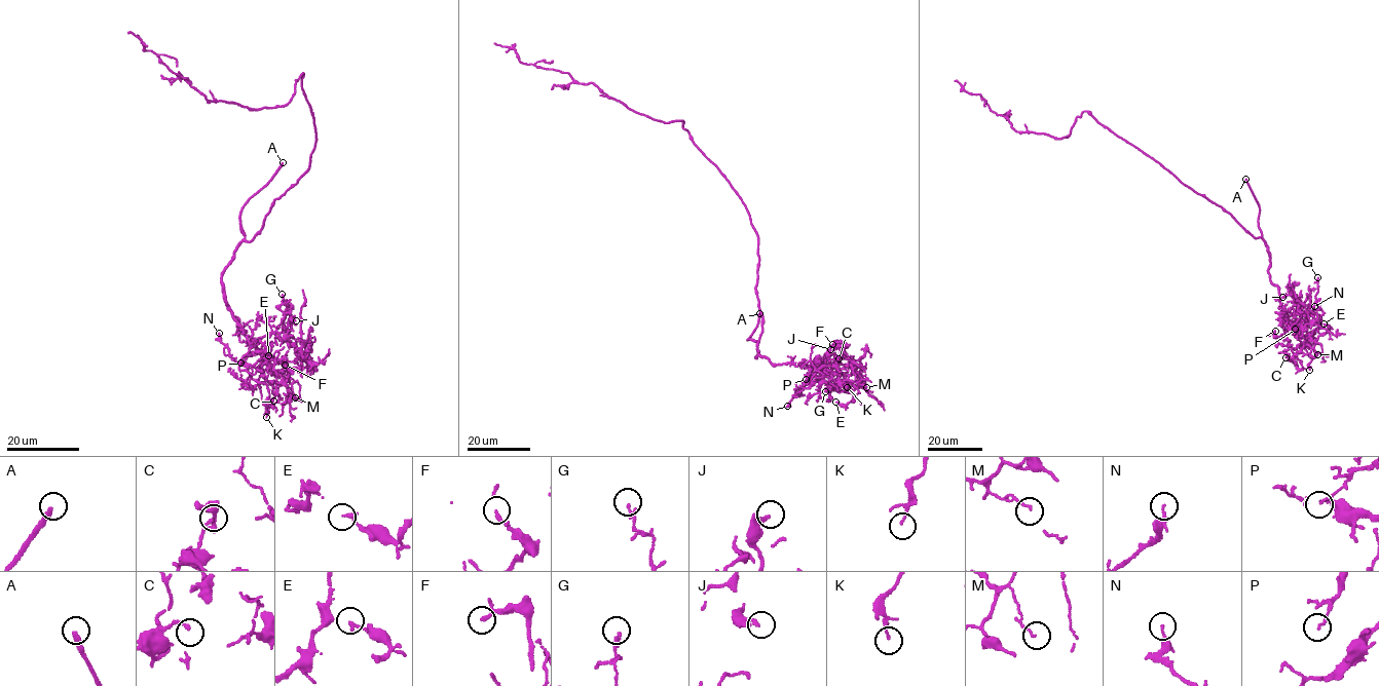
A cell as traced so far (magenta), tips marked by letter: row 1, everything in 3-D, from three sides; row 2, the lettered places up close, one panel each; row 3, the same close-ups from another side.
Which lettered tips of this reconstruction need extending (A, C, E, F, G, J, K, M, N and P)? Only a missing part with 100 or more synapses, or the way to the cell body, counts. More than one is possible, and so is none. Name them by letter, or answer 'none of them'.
A

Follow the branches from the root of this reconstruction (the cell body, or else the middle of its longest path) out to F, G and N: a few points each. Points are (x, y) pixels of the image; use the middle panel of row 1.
F: (754, 230), (763, 319), (756, 358), (802, 361), (820, 376), (841, 355), (841, 344), (832, 344)
G: (754, 230), (763, 319), (756, 358), (802, 361), (816, 376), (841, 374), (852, 392), (825, 391)
N: (754, 230), (755, 289), (763, 319), (756, 358), (796, 366), (802, 361), (814, 375), (825, 374), (787, 406)

